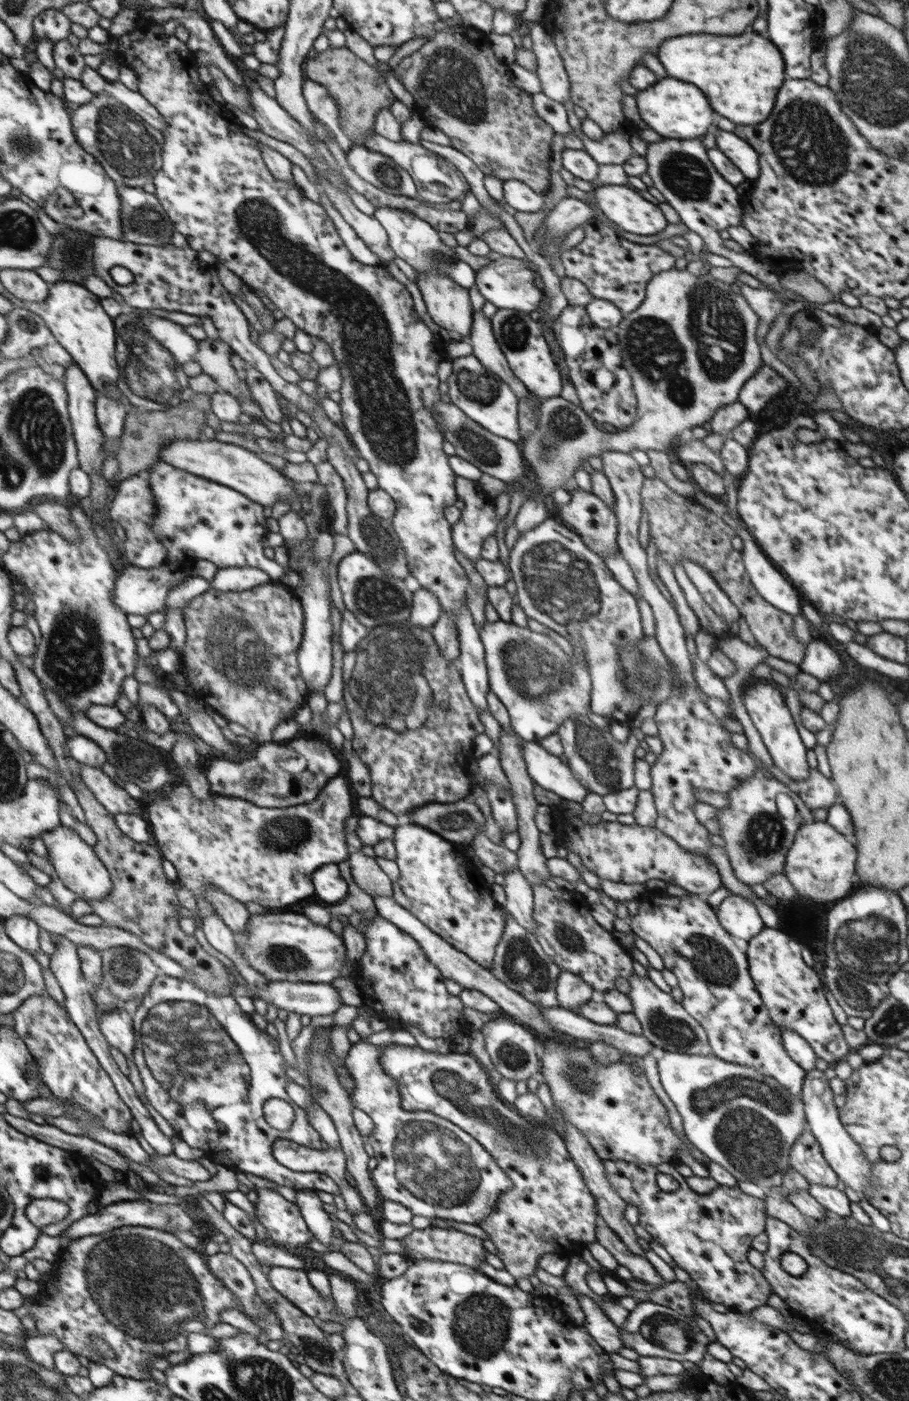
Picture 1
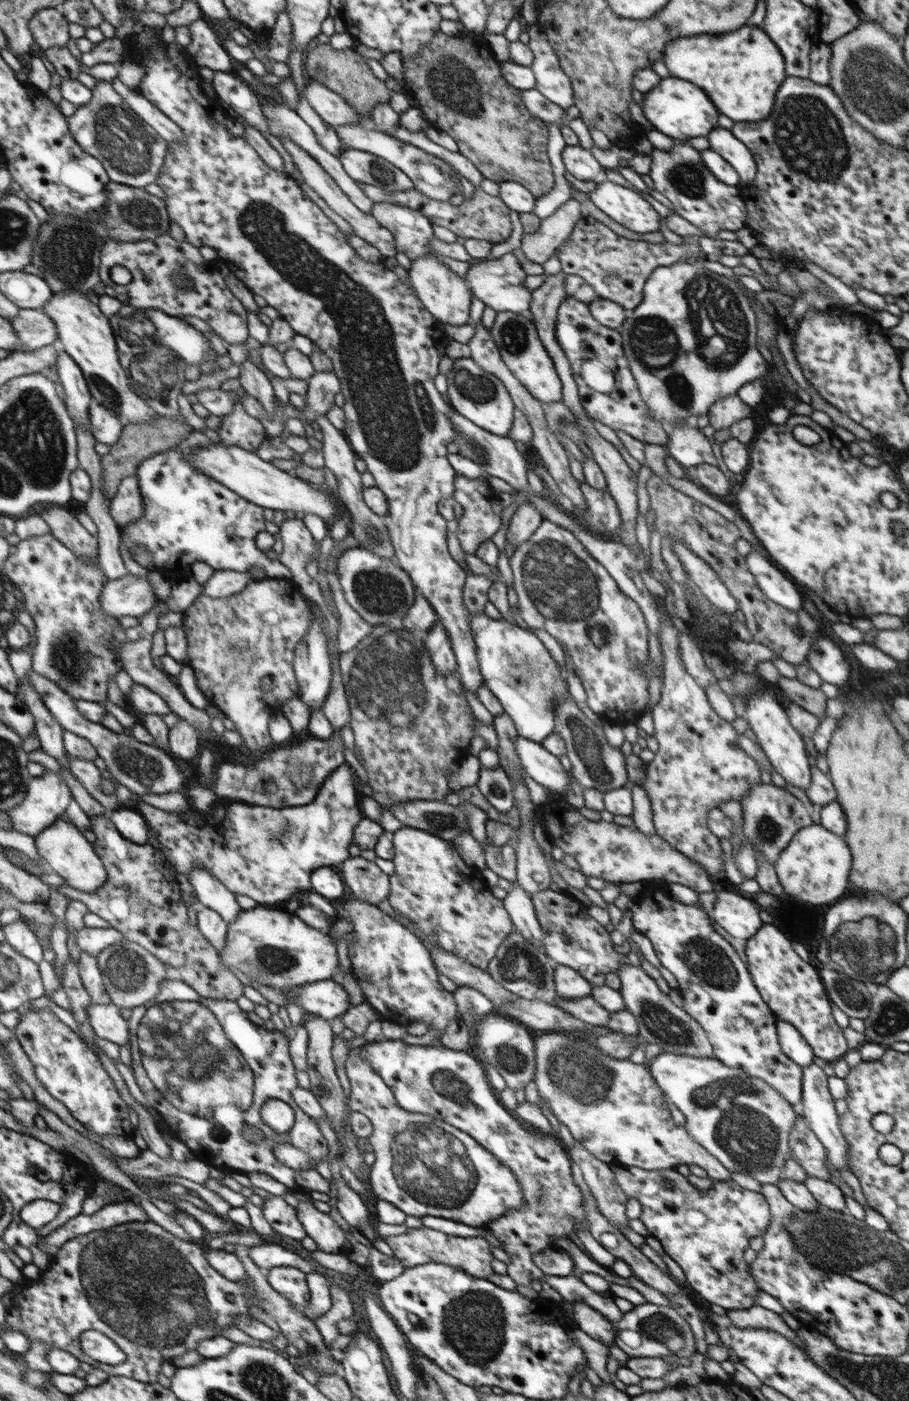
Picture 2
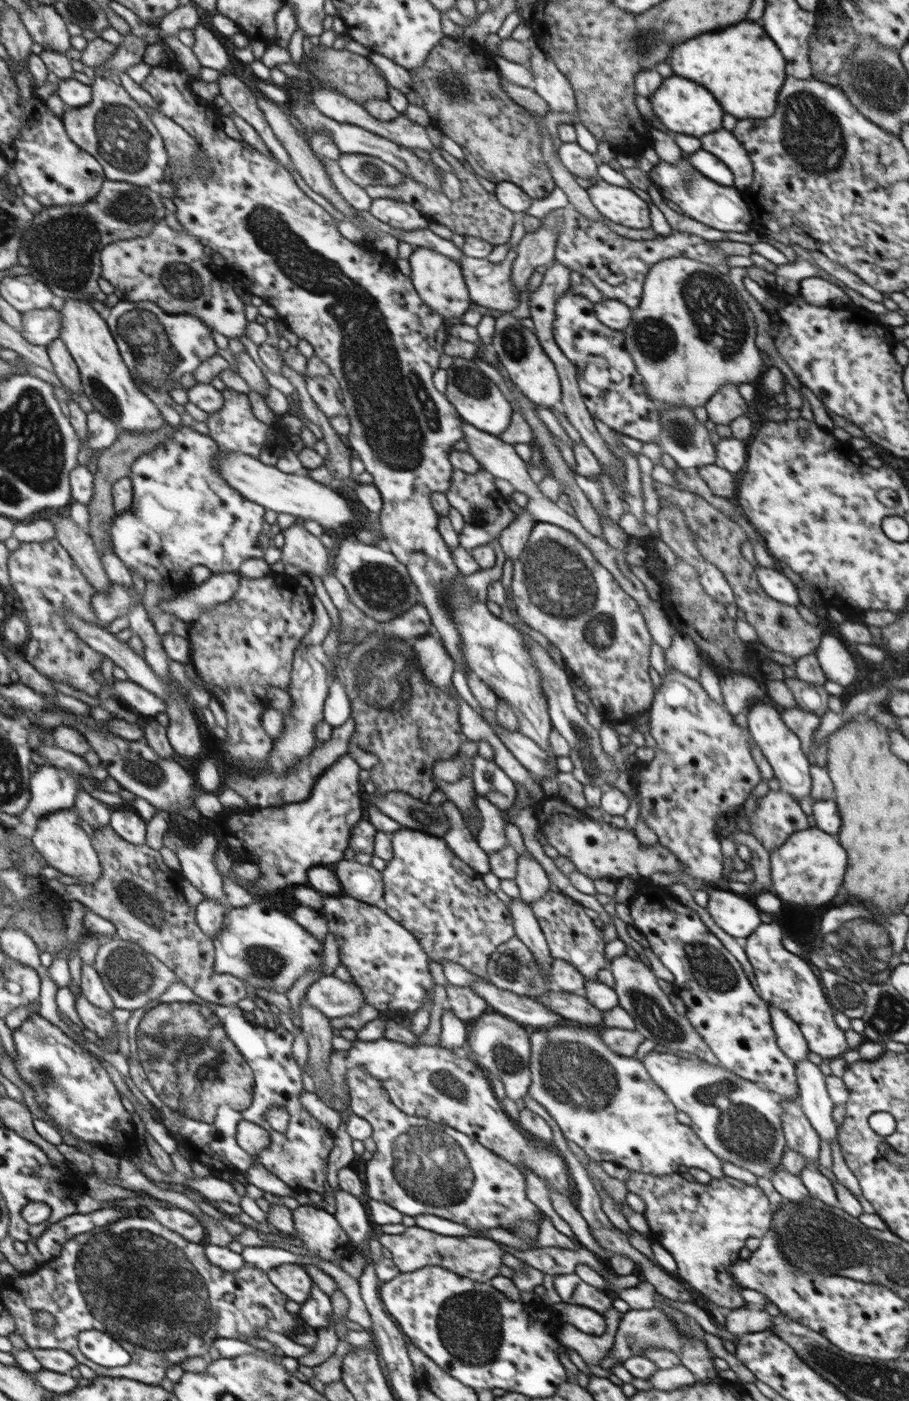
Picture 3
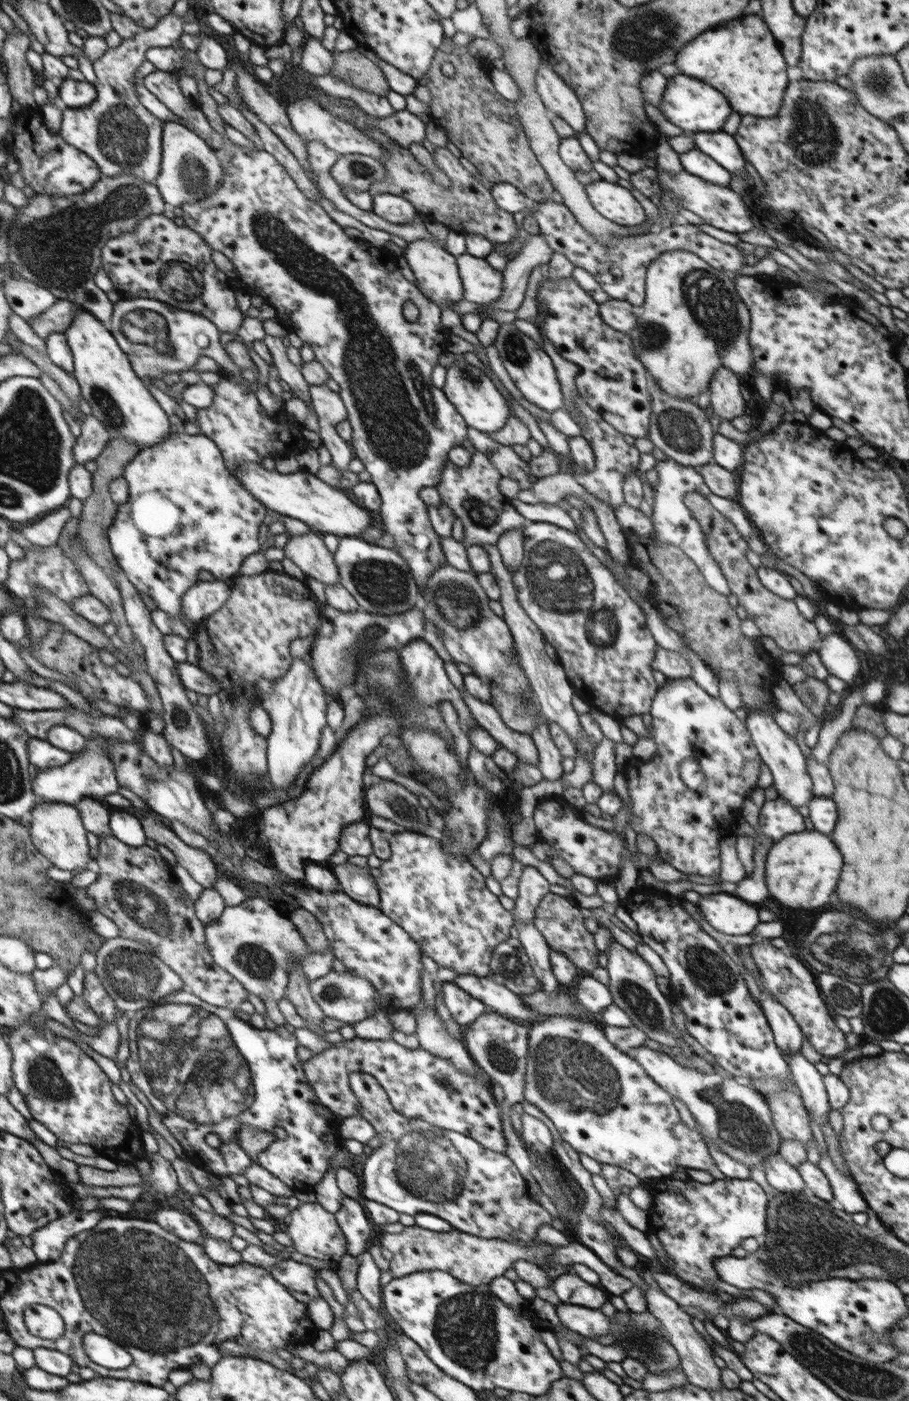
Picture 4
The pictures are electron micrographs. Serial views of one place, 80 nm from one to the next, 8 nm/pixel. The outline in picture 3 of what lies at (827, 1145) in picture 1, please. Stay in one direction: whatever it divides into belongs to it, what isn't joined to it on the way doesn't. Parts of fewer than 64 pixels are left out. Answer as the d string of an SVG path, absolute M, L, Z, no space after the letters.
M808 1059L794 1064L796 1086L798 1086L796 1101L818 1136L829 1145L838 1144L837 1131L839 1128L832 1117L832 1109L835 1104L827 1092L826 1076L822 1074L818 1065L812 1064Z

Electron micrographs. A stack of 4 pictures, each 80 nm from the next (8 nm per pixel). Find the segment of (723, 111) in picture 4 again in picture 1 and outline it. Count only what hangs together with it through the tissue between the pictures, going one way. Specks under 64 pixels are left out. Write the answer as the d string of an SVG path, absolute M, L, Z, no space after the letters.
M664 78L662 82L638 91L635 99L642 120L662 137L677 140L703 138L702 134L706 134L706 130L712 126L714 112L706 96L694 84L680 82L676 78Z

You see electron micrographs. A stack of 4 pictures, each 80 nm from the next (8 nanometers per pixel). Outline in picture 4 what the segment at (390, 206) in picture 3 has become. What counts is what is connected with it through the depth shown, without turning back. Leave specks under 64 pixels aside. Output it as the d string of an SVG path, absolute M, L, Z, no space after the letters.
M394 194L374 195L373 212L380 218L399 225L412 223L418 214L408 200Z

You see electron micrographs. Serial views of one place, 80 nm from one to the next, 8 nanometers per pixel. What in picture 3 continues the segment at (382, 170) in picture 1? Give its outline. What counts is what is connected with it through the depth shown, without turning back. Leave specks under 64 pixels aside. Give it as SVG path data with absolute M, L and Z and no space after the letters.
M340 153L337 161L342 172L361 188L366 188L366 186L394 187L403 181L403 173L375 156Z

